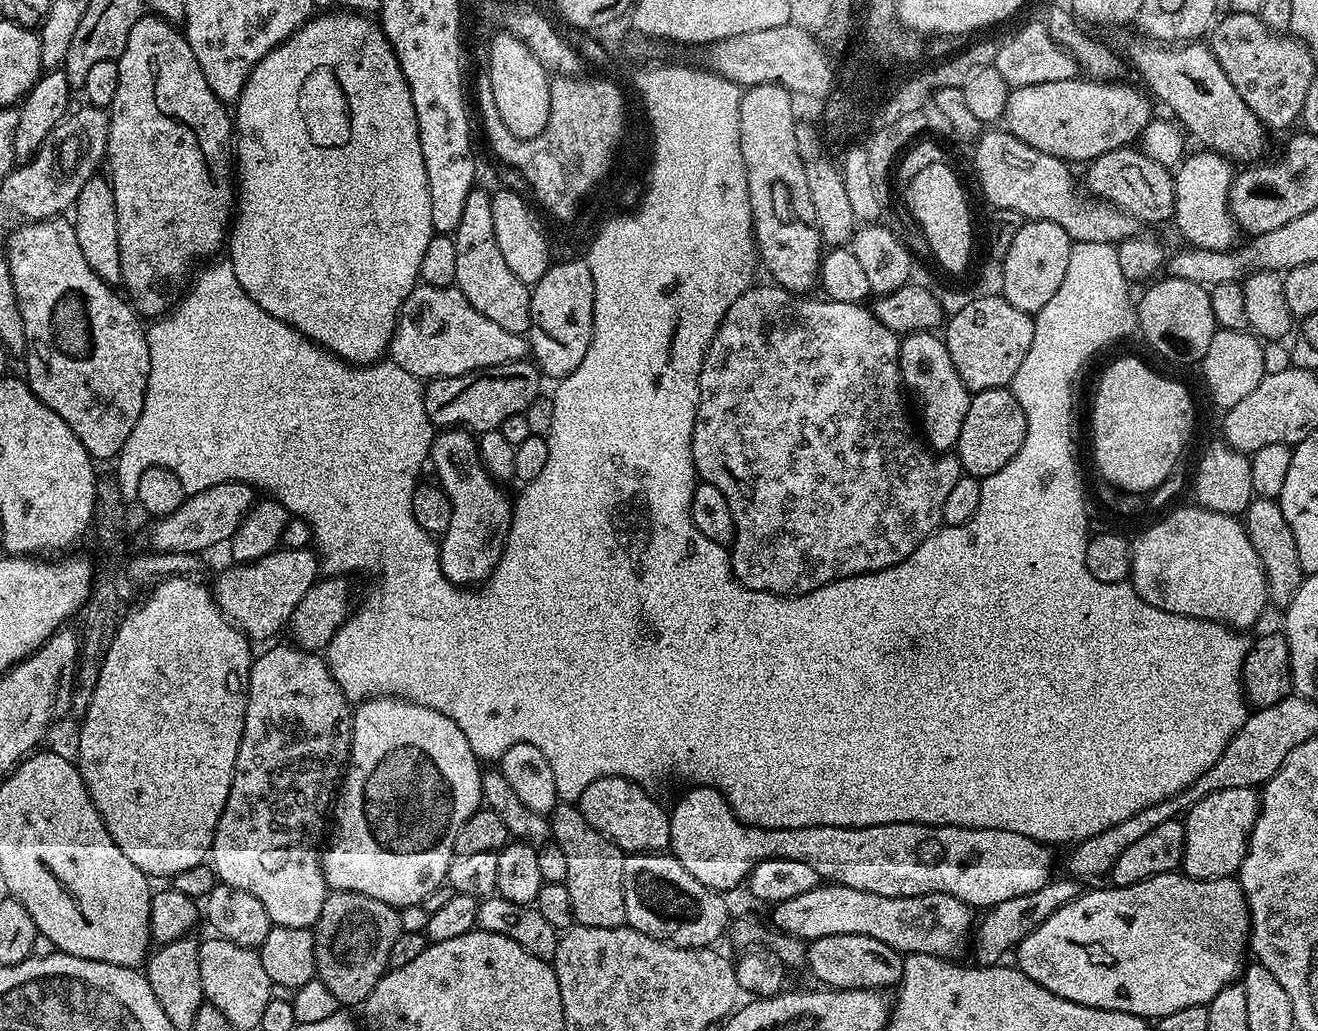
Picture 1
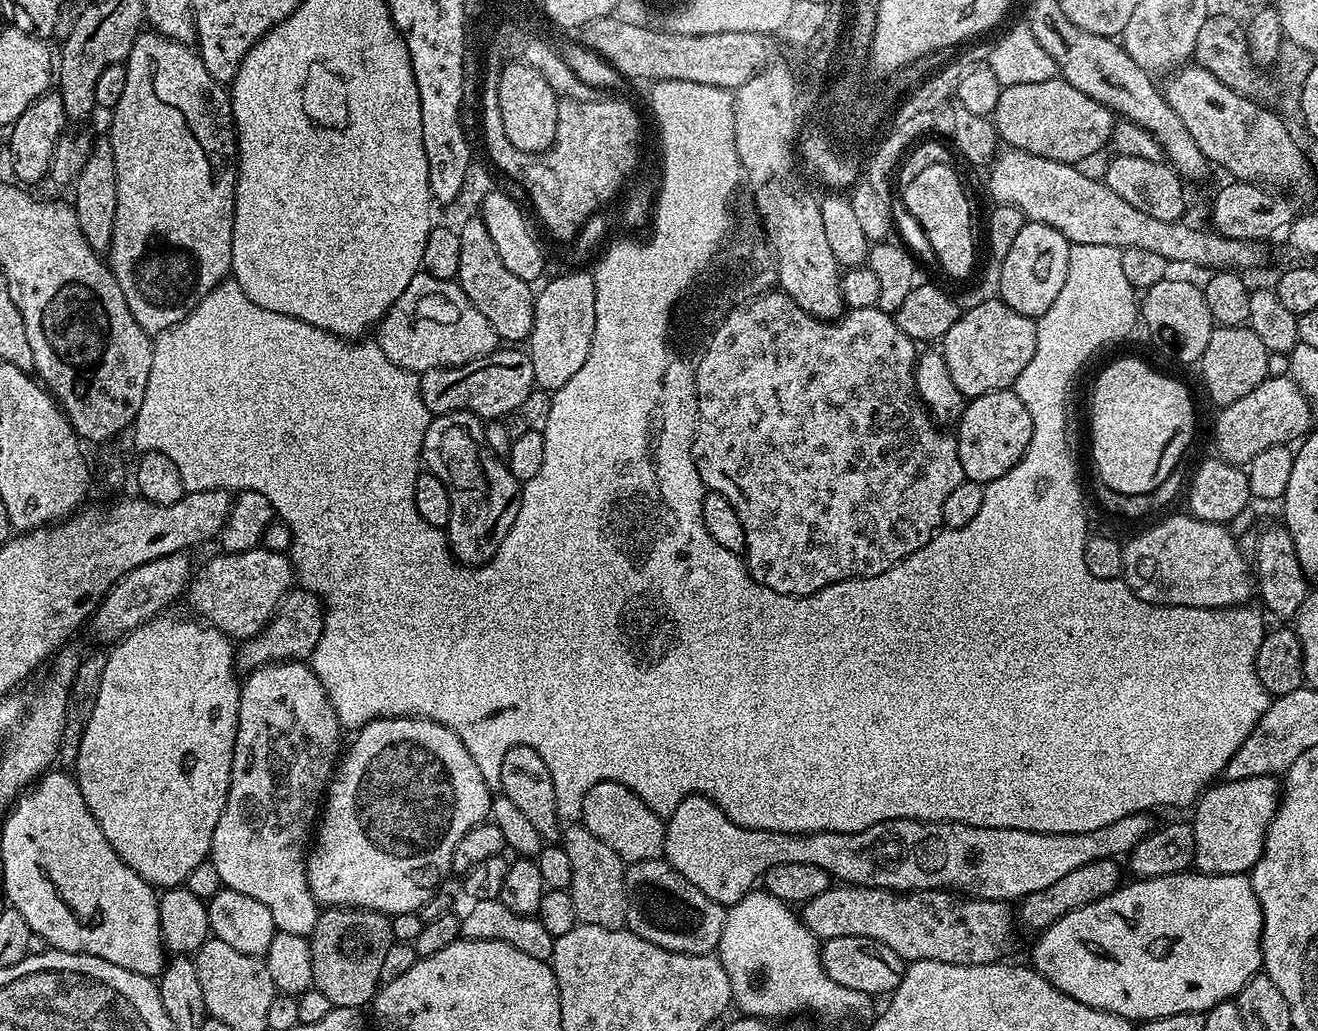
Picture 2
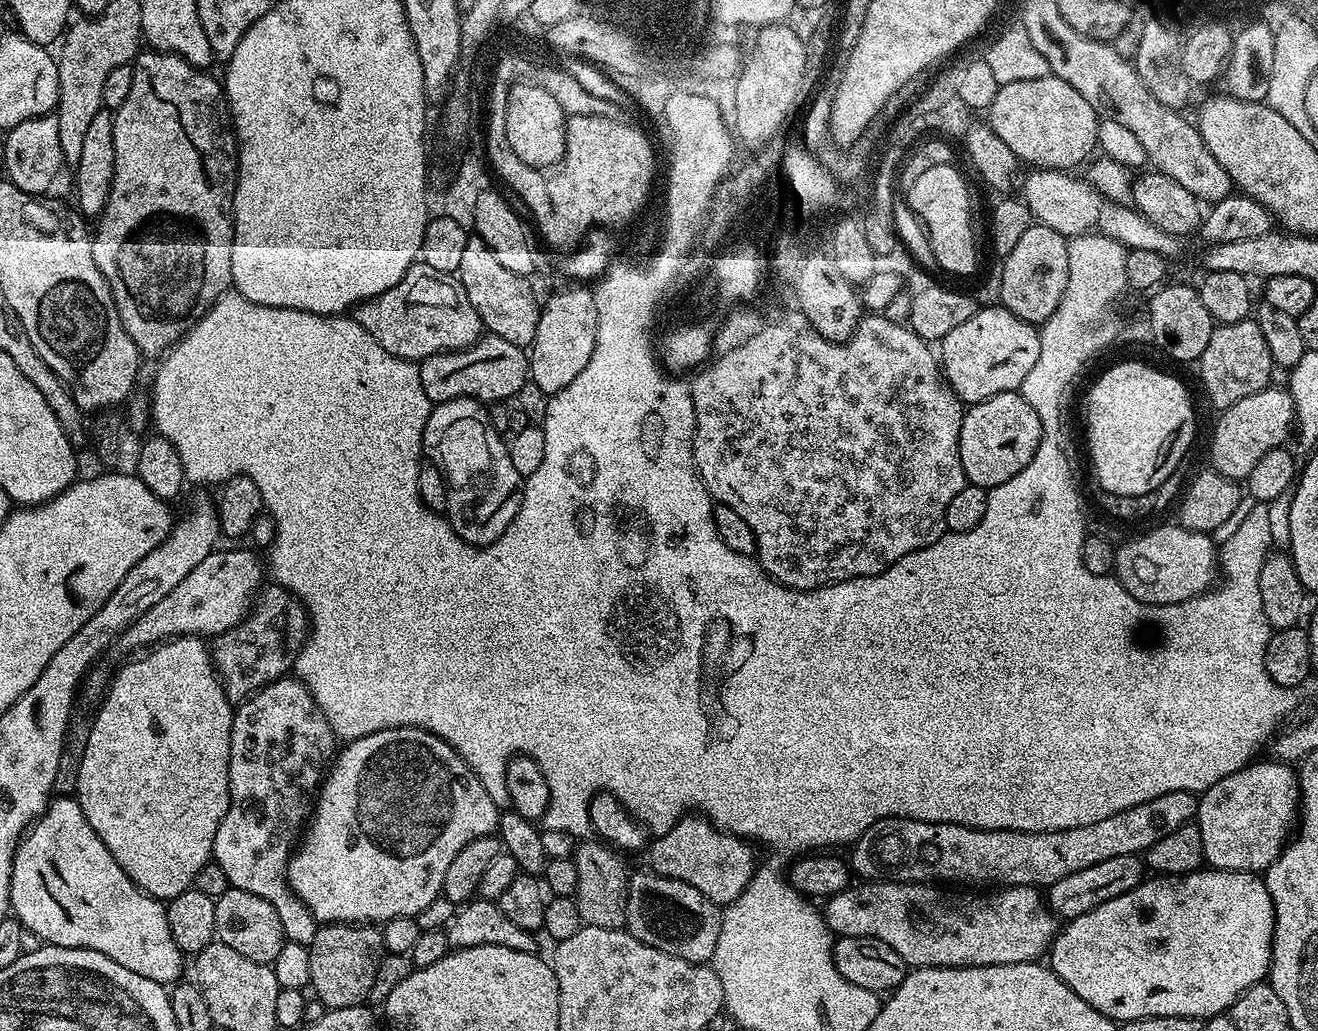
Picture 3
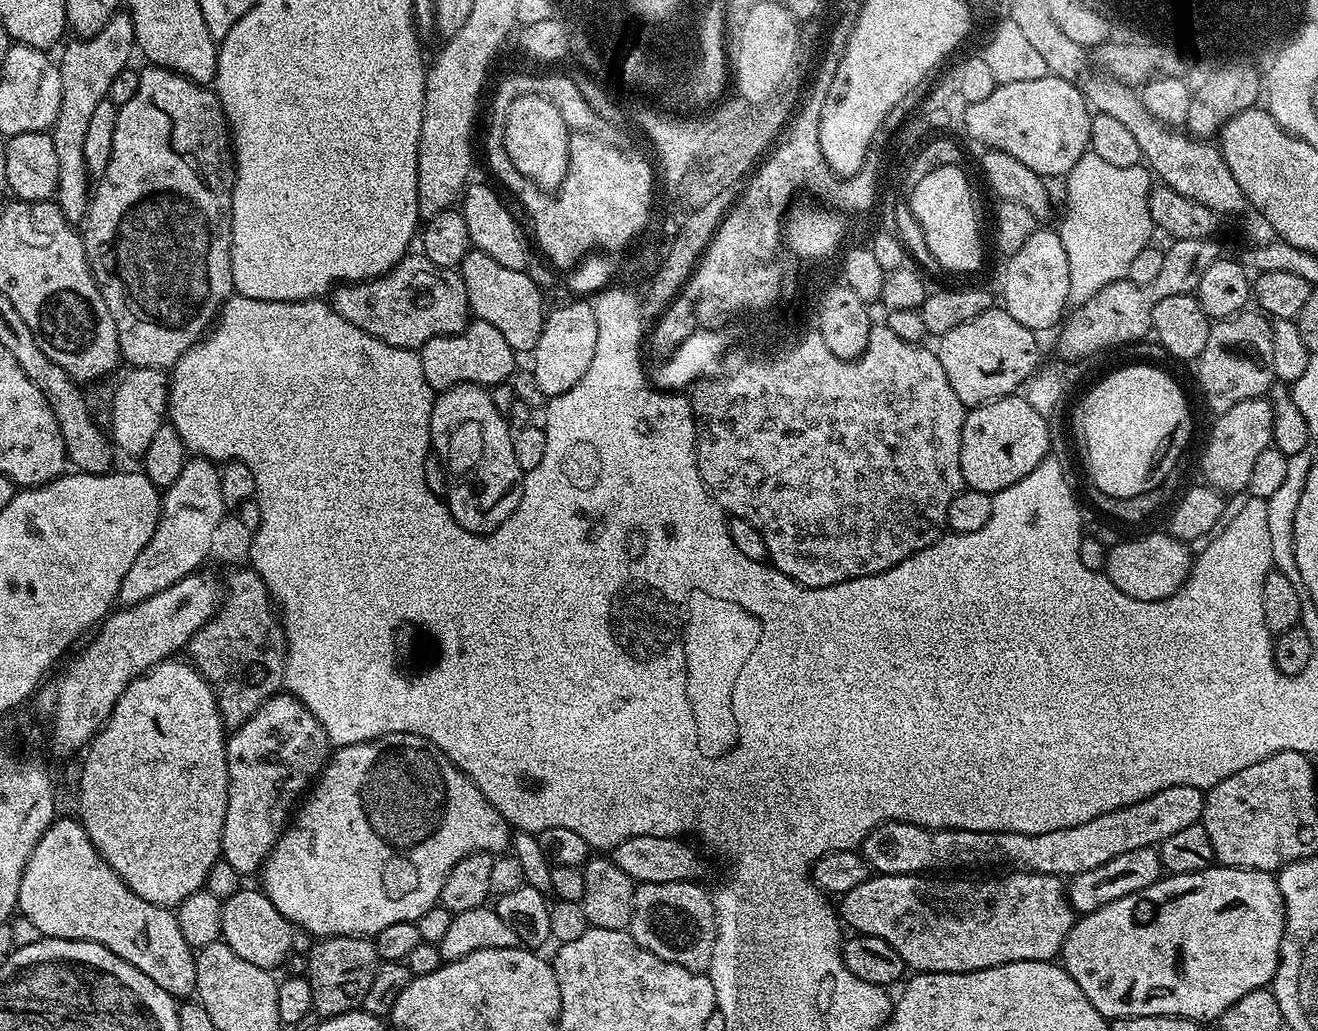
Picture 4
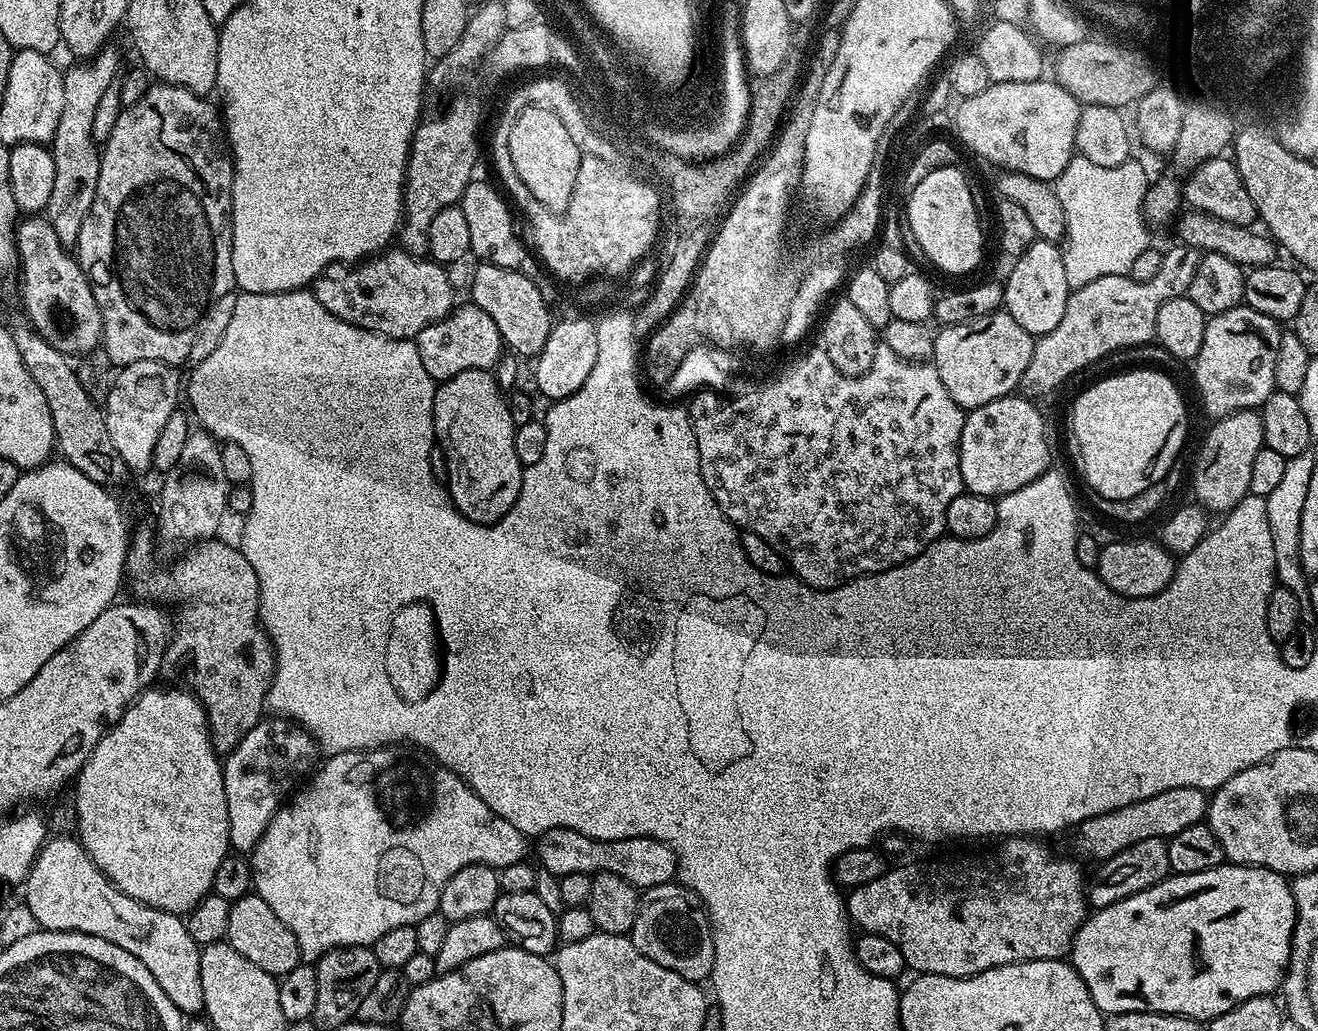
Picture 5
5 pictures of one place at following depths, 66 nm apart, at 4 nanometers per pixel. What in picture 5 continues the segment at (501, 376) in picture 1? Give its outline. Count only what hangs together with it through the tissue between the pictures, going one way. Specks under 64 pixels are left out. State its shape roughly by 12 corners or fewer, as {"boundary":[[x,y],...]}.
{"boundary":[[477,304],[453,307],[414,341],[437,382],[495,369],[506,348]]}

